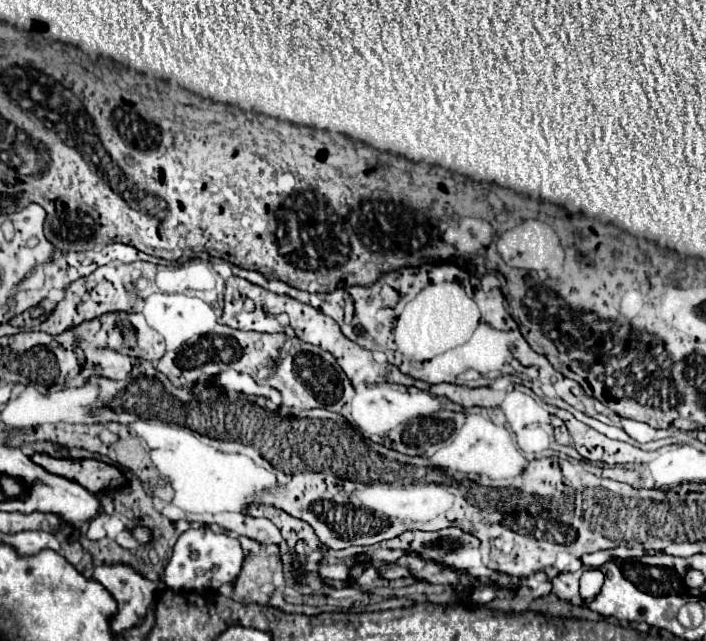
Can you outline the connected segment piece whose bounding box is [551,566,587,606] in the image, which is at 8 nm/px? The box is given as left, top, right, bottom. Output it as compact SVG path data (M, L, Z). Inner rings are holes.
M583 566L579 572L571 572L571 574L559 574L555 580L553 580L553 590L551 594L555 594L557 598L561 600L569 600L577 606L587 606L587 602L581 598L579 594L579 578L581 574L585 572L587 568Z

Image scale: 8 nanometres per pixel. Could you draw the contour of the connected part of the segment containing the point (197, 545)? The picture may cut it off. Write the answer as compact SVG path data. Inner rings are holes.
M207 526L191 528L183 532L173 548L169 564L165 568L165 584L175 592L191 592L191 590L217 590L223 584L233 582L243 564L243 550L239 540L229 538L223 532L215 532Z

